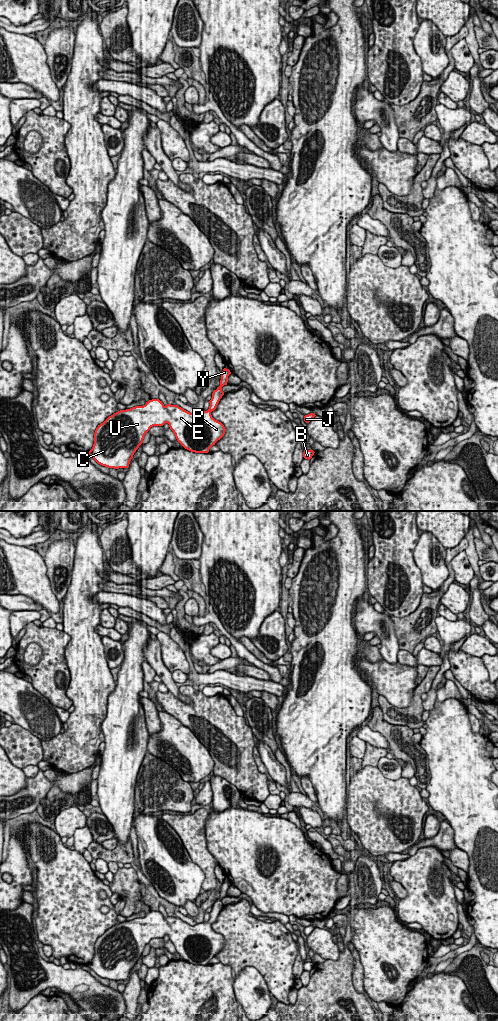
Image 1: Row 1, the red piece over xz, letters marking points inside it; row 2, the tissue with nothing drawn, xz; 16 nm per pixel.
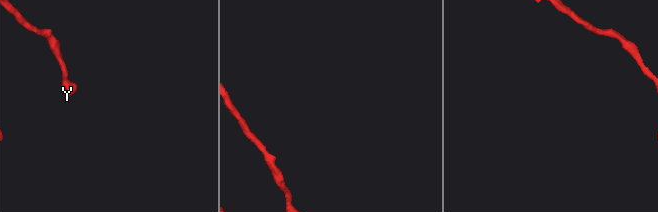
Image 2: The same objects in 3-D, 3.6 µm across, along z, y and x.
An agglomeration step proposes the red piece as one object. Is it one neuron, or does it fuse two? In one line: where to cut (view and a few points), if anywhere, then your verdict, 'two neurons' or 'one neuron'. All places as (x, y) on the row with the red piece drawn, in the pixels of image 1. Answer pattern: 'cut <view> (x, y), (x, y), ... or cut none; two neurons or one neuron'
cut none; one neuron

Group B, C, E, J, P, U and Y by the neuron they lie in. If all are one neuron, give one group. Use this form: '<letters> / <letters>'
B C E J P U Y

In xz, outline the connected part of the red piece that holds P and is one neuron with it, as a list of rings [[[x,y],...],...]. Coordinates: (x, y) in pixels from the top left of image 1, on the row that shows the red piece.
[[[223,369],[220,386],[213,391],[207,411],[190,413],[178,405],[167,404],[165,406],[159,399],[152,399],[143,406],[135,406],[114,413],[96,428],[93,447],[87,454],[102,466],[114,469],[128,468],[134,453],[143,443],[145,434],[151,427],[163,426],[165,423],[169,424],[177,441],[185,449],[195,453],[208,453],[209,449],[224,436],[226,431],[224,425],[212,417],[211,412],[216,409],[224,395],[222,387],[227,385],[230,374],[229,369]]]

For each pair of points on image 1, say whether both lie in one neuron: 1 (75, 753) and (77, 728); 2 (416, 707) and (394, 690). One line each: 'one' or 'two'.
1: one
2: two

